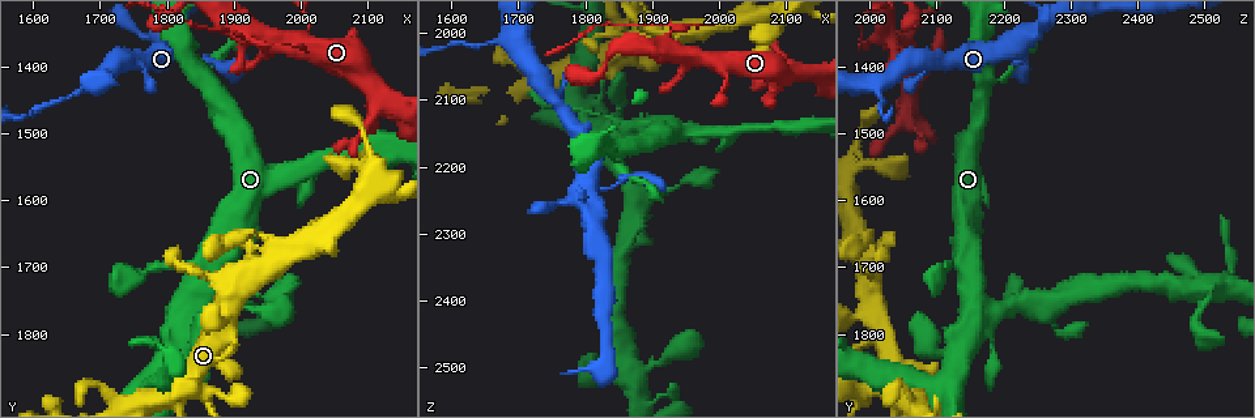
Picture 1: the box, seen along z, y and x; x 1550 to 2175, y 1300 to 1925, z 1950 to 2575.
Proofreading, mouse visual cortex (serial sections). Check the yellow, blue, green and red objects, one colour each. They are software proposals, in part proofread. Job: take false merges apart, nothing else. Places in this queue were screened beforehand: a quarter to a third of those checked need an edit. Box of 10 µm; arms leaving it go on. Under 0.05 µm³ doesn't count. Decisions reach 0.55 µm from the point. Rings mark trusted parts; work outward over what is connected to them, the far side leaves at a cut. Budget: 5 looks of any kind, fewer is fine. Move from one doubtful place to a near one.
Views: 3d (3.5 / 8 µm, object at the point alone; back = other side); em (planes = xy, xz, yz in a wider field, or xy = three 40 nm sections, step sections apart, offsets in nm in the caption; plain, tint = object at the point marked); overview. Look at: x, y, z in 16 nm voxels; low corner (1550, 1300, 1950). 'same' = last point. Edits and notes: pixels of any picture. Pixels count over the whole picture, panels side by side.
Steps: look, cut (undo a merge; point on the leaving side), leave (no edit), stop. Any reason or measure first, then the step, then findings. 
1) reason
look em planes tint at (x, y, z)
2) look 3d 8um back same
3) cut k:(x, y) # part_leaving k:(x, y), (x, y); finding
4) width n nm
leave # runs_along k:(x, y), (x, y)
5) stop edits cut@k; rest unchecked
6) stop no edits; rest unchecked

abrupt turn
look 3d 8um at (1890, 1795, 2280)

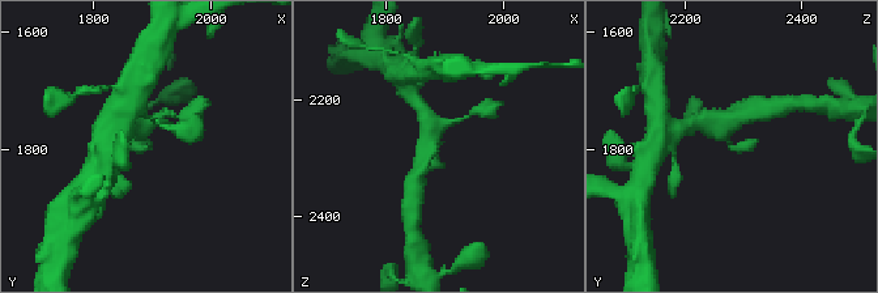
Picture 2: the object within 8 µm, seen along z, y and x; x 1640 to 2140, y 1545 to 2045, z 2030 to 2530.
look 3d 3.5um same

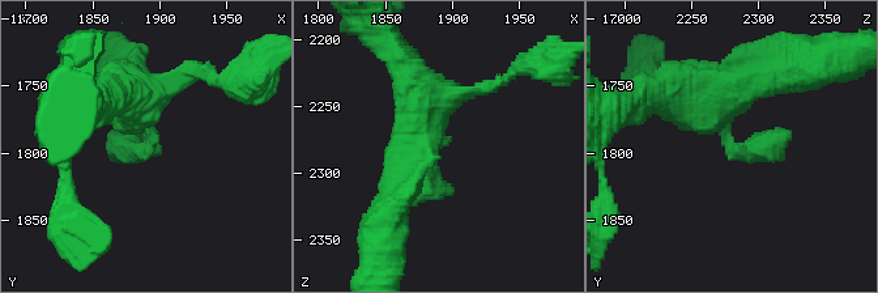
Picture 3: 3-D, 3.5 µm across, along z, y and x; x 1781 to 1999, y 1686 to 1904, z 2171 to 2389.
shape alone is not enough
look em xy step 3 tint at (1888, 1796, 2278)

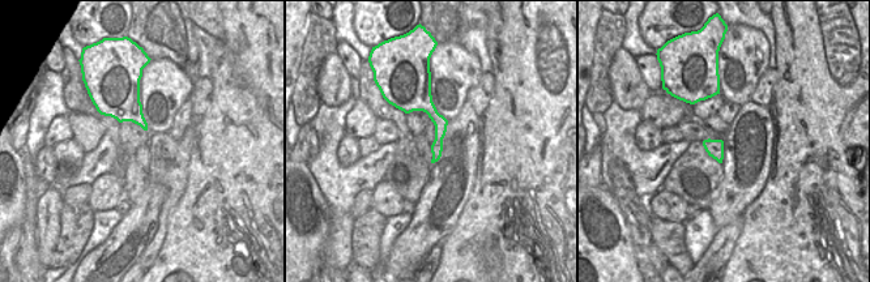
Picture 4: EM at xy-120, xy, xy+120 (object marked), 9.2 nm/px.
leave # runs_along 4:(423, 90), (439, 120), (435, 157); continuous, no second cell

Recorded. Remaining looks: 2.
abrupt turn
look 3d 3.5um at (1920, 1355, 2015)

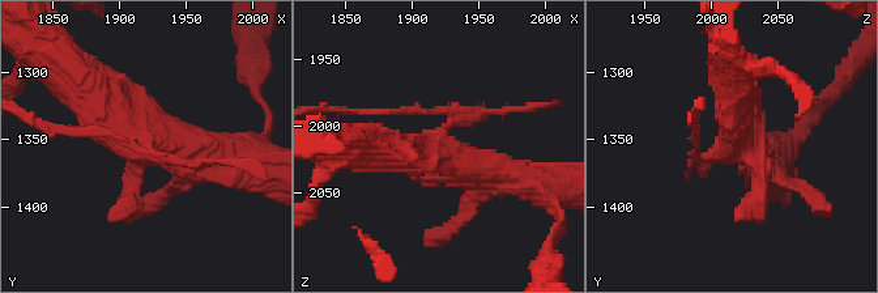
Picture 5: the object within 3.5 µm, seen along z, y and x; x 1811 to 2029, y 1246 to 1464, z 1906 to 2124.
now the EM
look em xy step 2 tint at (1916, 1354, 2018)

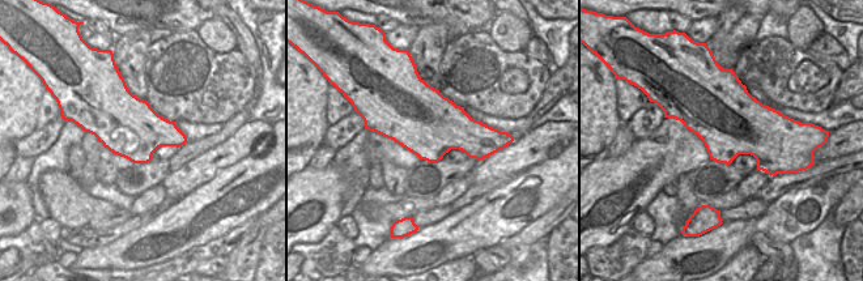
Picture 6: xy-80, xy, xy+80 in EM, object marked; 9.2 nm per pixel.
leave # runs_along 5:(214, 162), (143, 143), (75, 83); continuous, no second cell

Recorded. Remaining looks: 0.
stop no edits; rest unchecked

